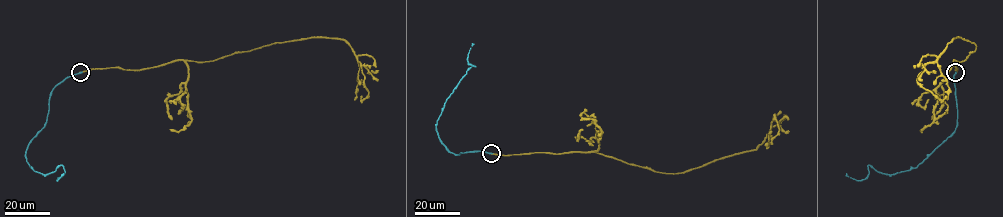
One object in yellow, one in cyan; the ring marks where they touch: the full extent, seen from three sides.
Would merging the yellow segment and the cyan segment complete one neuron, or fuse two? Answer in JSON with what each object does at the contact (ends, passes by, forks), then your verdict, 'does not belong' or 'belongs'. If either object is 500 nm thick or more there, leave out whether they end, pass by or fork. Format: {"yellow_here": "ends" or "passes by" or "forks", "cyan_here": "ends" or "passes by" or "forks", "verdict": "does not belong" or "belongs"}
{"yellow_here": "ends", "cyan_here": "ends", "verdict": "belongs"}

